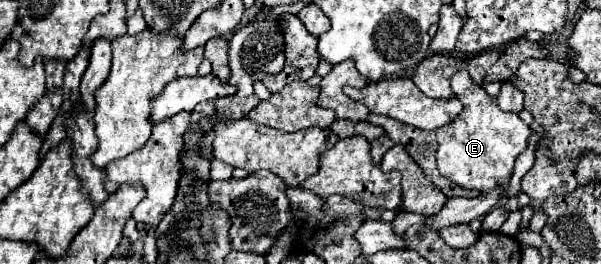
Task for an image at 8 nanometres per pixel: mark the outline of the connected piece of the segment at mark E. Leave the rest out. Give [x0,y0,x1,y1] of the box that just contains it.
[436,71,532,195]

